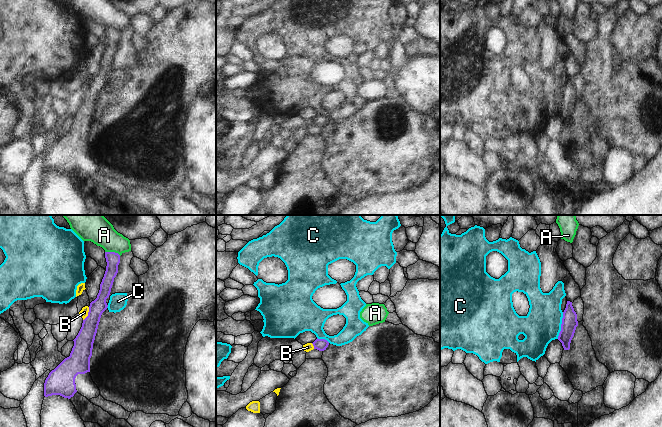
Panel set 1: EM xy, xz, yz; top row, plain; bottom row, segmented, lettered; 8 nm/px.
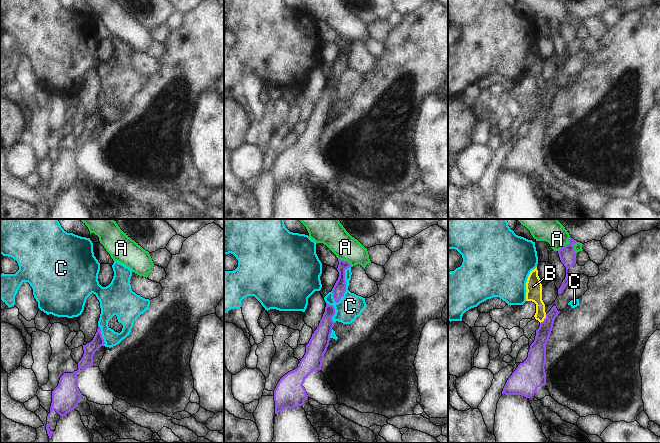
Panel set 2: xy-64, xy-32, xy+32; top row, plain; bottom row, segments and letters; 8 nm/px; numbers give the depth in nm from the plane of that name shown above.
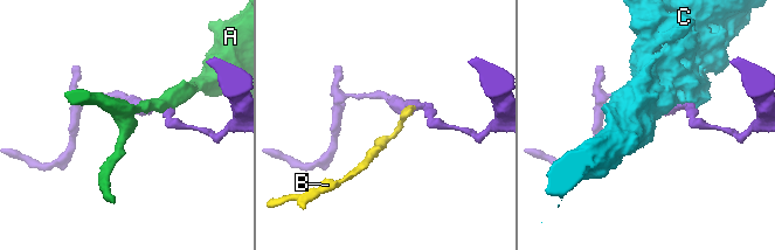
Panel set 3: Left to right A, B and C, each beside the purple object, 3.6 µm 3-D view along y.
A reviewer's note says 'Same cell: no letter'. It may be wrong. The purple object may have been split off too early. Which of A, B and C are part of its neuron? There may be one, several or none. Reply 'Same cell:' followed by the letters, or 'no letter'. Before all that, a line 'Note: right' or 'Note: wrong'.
Note: right
Same cell: no letter

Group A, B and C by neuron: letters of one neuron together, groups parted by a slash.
A / B / C

